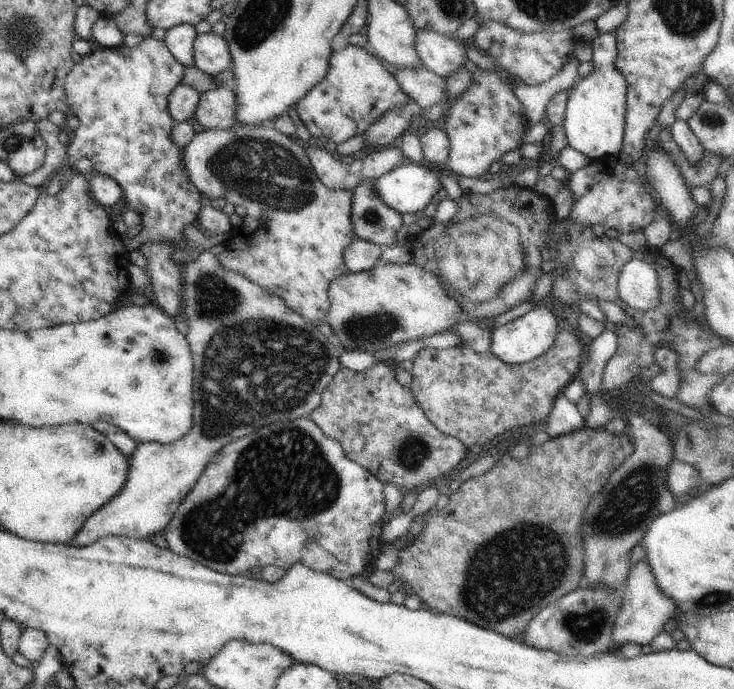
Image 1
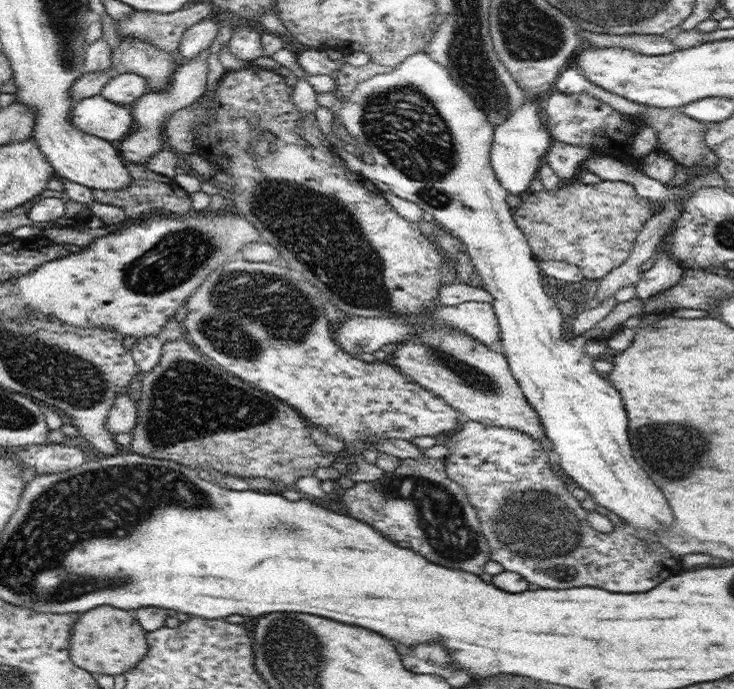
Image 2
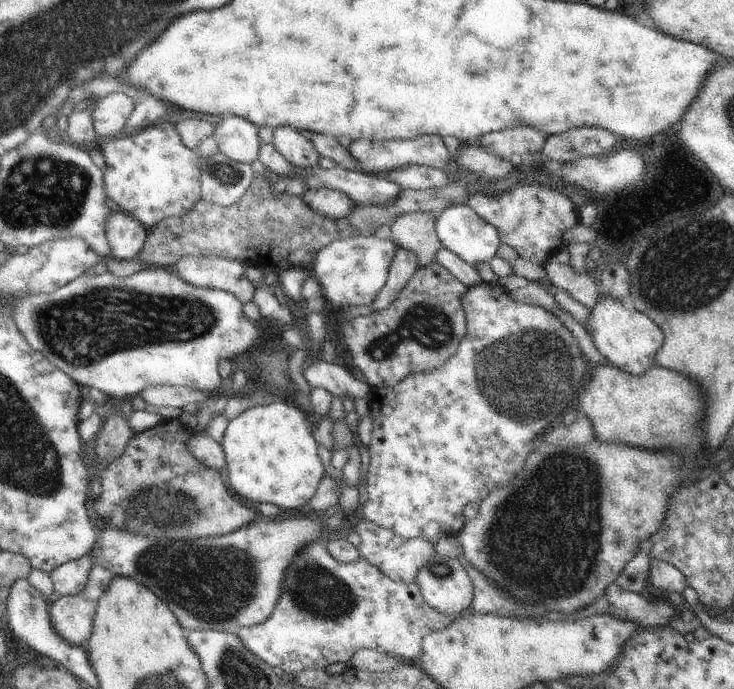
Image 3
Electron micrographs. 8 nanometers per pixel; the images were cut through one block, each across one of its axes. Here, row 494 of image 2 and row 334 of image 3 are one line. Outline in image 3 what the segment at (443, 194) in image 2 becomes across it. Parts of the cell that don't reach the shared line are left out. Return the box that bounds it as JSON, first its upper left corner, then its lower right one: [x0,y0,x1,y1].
[584,280,664,376]

